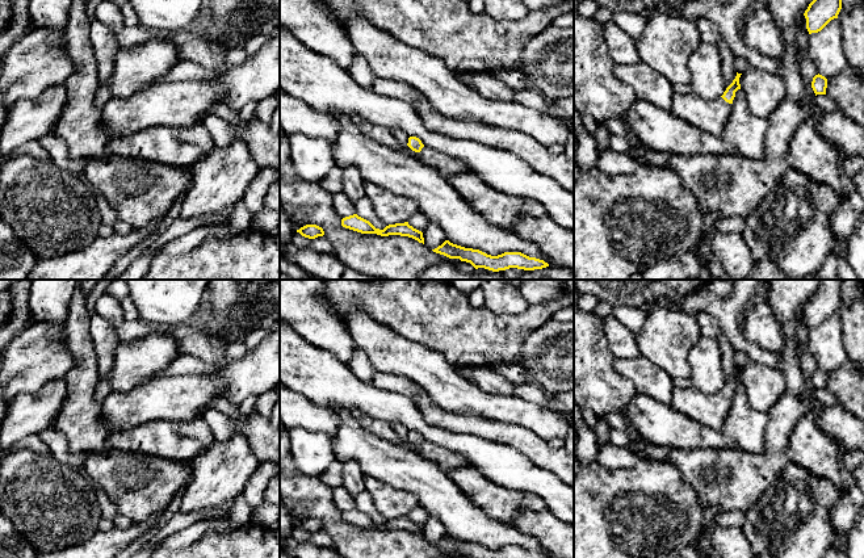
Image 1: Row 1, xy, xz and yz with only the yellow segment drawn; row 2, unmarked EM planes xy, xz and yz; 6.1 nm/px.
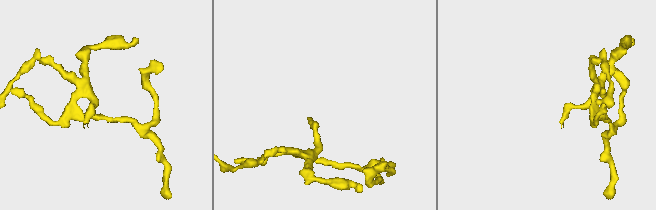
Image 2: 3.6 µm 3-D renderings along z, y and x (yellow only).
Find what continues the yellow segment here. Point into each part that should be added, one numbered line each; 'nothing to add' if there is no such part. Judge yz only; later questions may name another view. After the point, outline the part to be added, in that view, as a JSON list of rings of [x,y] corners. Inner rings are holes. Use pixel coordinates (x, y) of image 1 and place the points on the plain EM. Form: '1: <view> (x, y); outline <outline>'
1: yz (709, 410); outline [[[691,386],[688,389],[675,389],[670,404],[696,423],[721,431],[731,404],[731,398],[722,391],[702,394]]]

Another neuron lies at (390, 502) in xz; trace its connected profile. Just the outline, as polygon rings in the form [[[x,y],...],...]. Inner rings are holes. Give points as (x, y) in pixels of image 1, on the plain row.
[[[365,475],[364,484],[372,495],[377,511],[386,519],[408,516],[415,507],[420,505],[418,495],[395,488],[372,477]]]

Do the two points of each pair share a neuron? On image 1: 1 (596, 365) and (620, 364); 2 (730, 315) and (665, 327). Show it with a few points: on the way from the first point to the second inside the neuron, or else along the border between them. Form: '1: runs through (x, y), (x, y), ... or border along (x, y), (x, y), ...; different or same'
1: border along (615, 359), (615, 368), (634, 387); different
2: border along (679, 310), (695, 314); different

